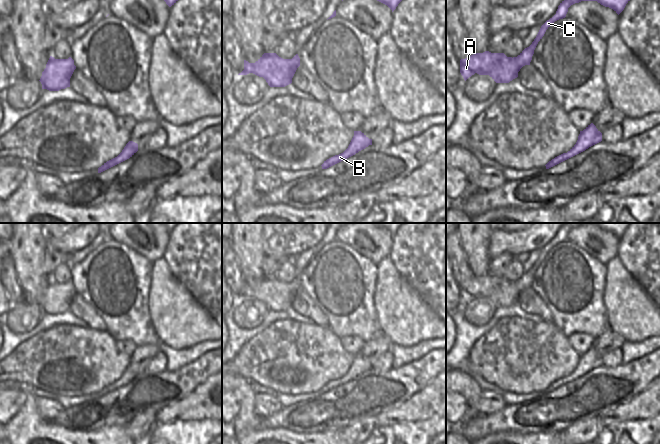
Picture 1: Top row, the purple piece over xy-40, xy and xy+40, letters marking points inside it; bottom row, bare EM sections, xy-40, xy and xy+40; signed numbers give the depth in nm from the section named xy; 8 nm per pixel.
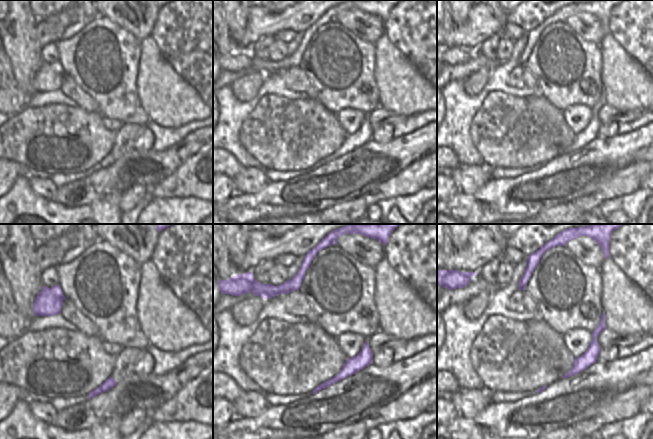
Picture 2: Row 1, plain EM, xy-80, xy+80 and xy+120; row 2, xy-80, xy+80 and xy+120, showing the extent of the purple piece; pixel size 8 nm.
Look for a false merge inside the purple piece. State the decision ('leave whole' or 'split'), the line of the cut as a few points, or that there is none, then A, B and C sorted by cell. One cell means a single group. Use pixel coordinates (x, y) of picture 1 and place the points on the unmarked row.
split | xy+40 (513, 281), (522, 290) | A / B C

